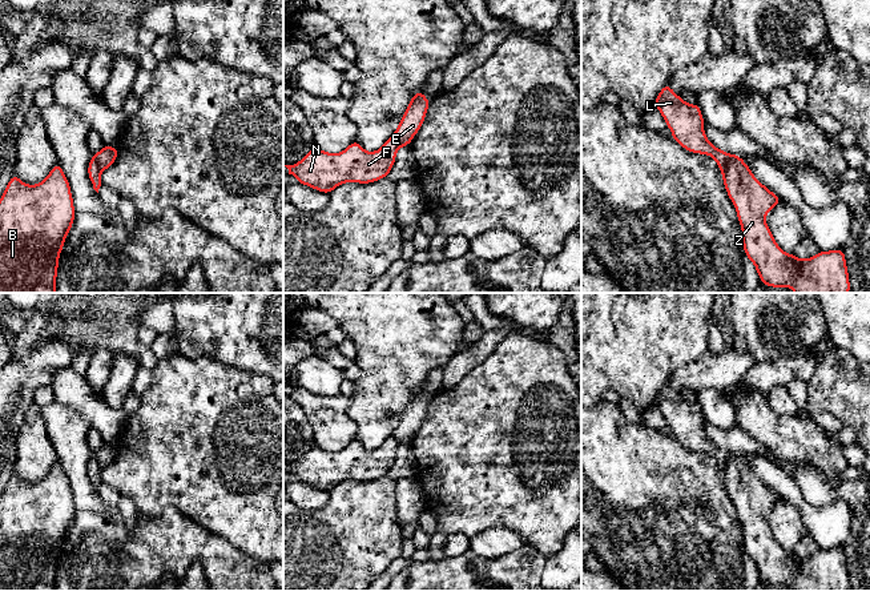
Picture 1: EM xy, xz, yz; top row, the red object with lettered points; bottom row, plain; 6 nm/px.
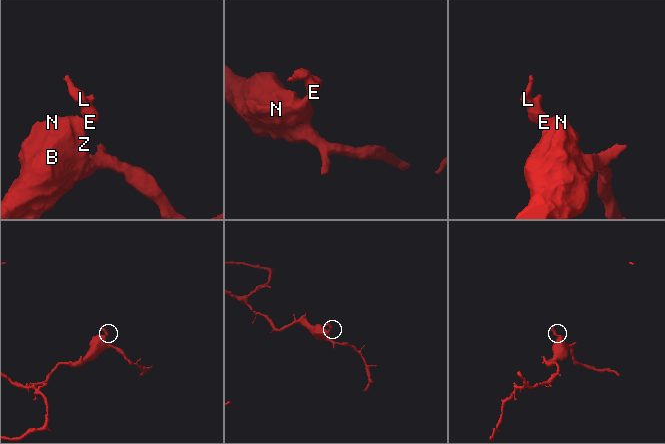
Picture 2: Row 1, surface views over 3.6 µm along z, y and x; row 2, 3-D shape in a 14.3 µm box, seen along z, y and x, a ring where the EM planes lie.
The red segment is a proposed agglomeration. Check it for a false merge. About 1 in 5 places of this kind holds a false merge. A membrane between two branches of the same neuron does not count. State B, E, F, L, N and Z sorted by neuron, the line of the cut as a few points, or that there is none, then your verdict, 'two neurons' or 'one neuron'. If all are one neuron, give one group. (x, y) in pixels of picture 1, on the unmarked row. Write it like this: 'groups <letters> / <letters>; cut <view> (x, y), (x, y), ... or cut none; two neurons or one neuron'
groups B F N Z / E L; cut yz (730, 453), (723, 470); two neurons

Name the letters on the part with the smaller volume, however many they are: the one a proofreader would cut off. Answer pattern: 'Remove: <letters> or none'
Remove: E, L

